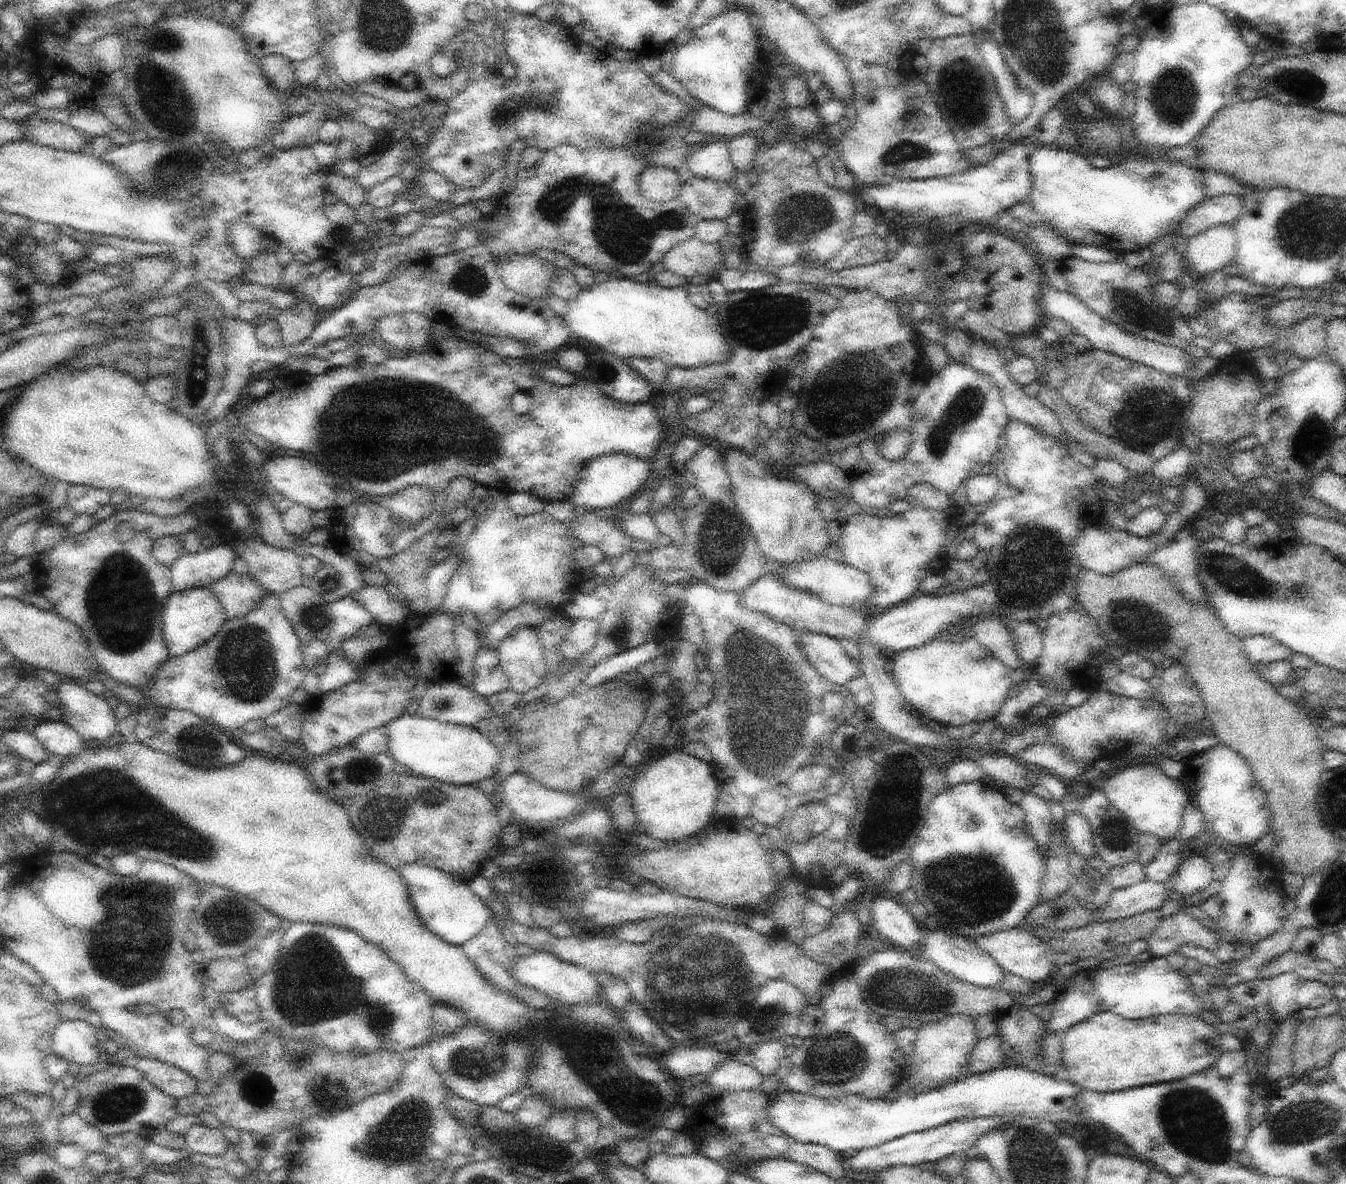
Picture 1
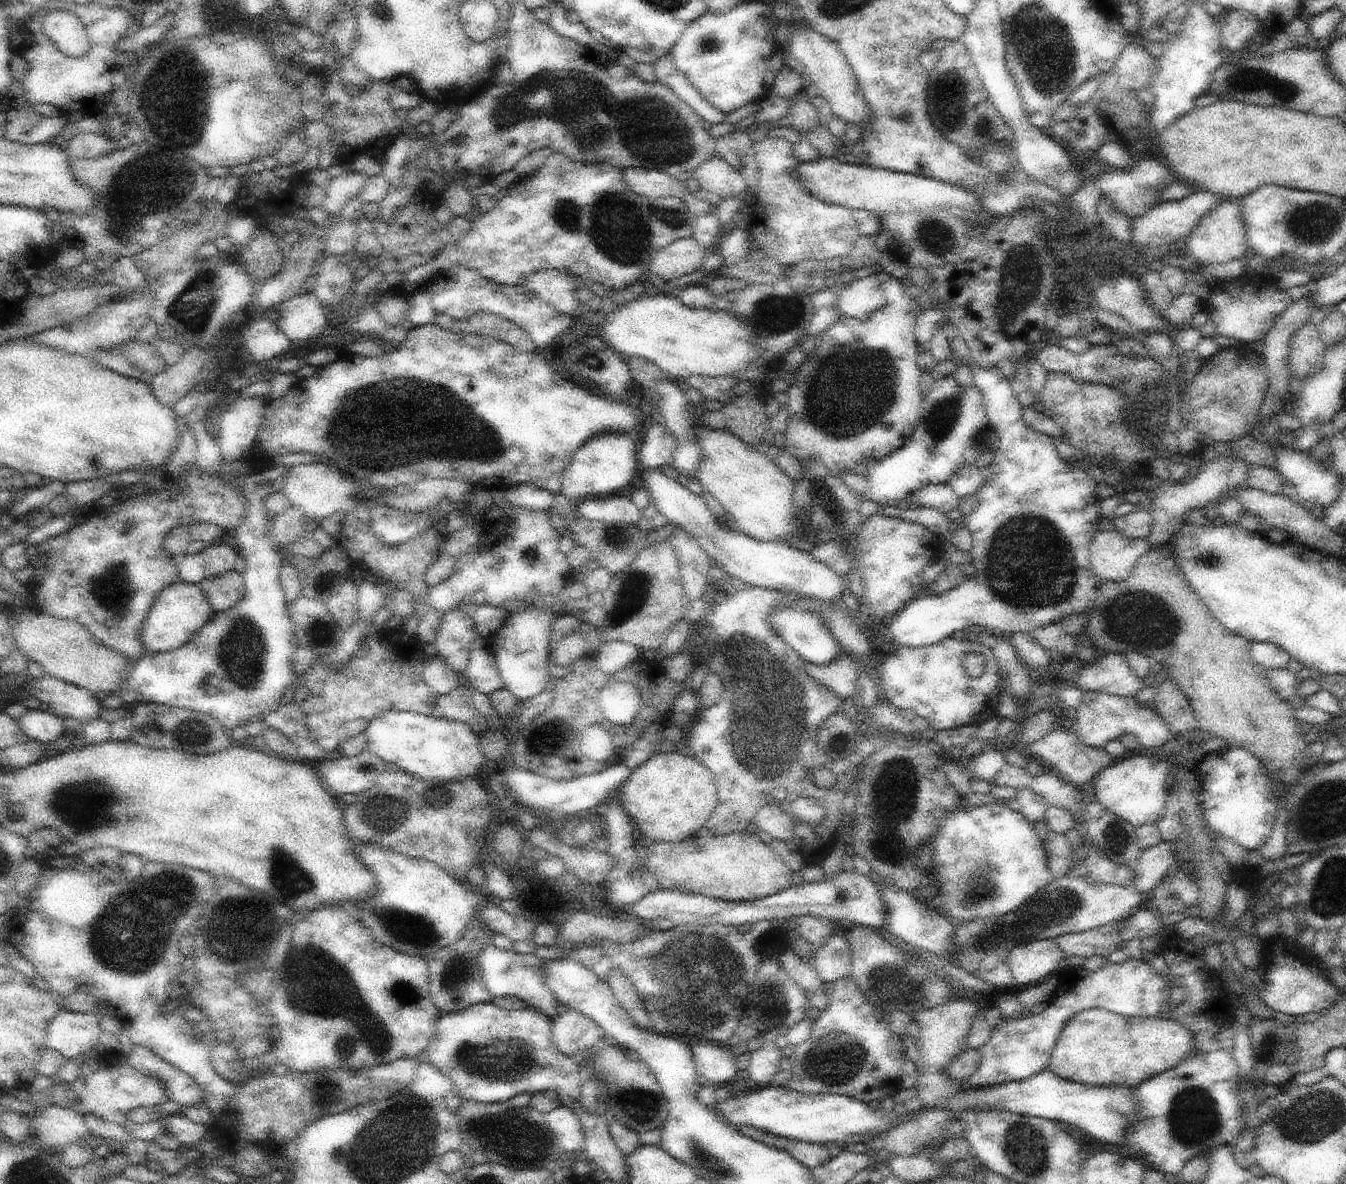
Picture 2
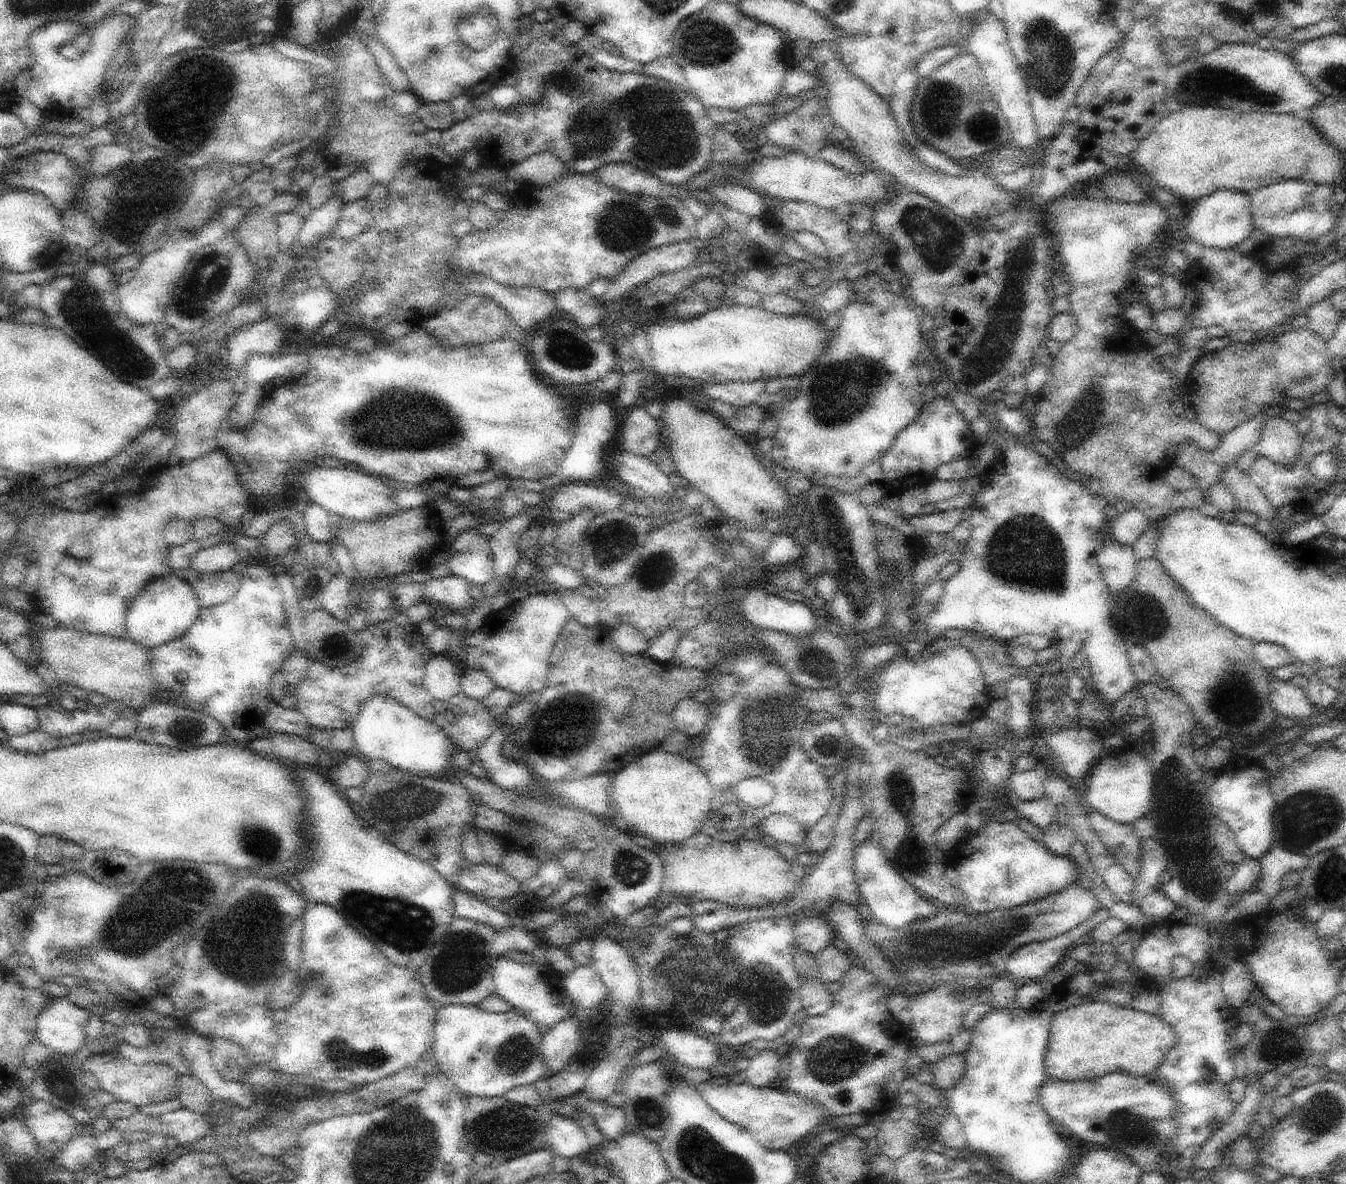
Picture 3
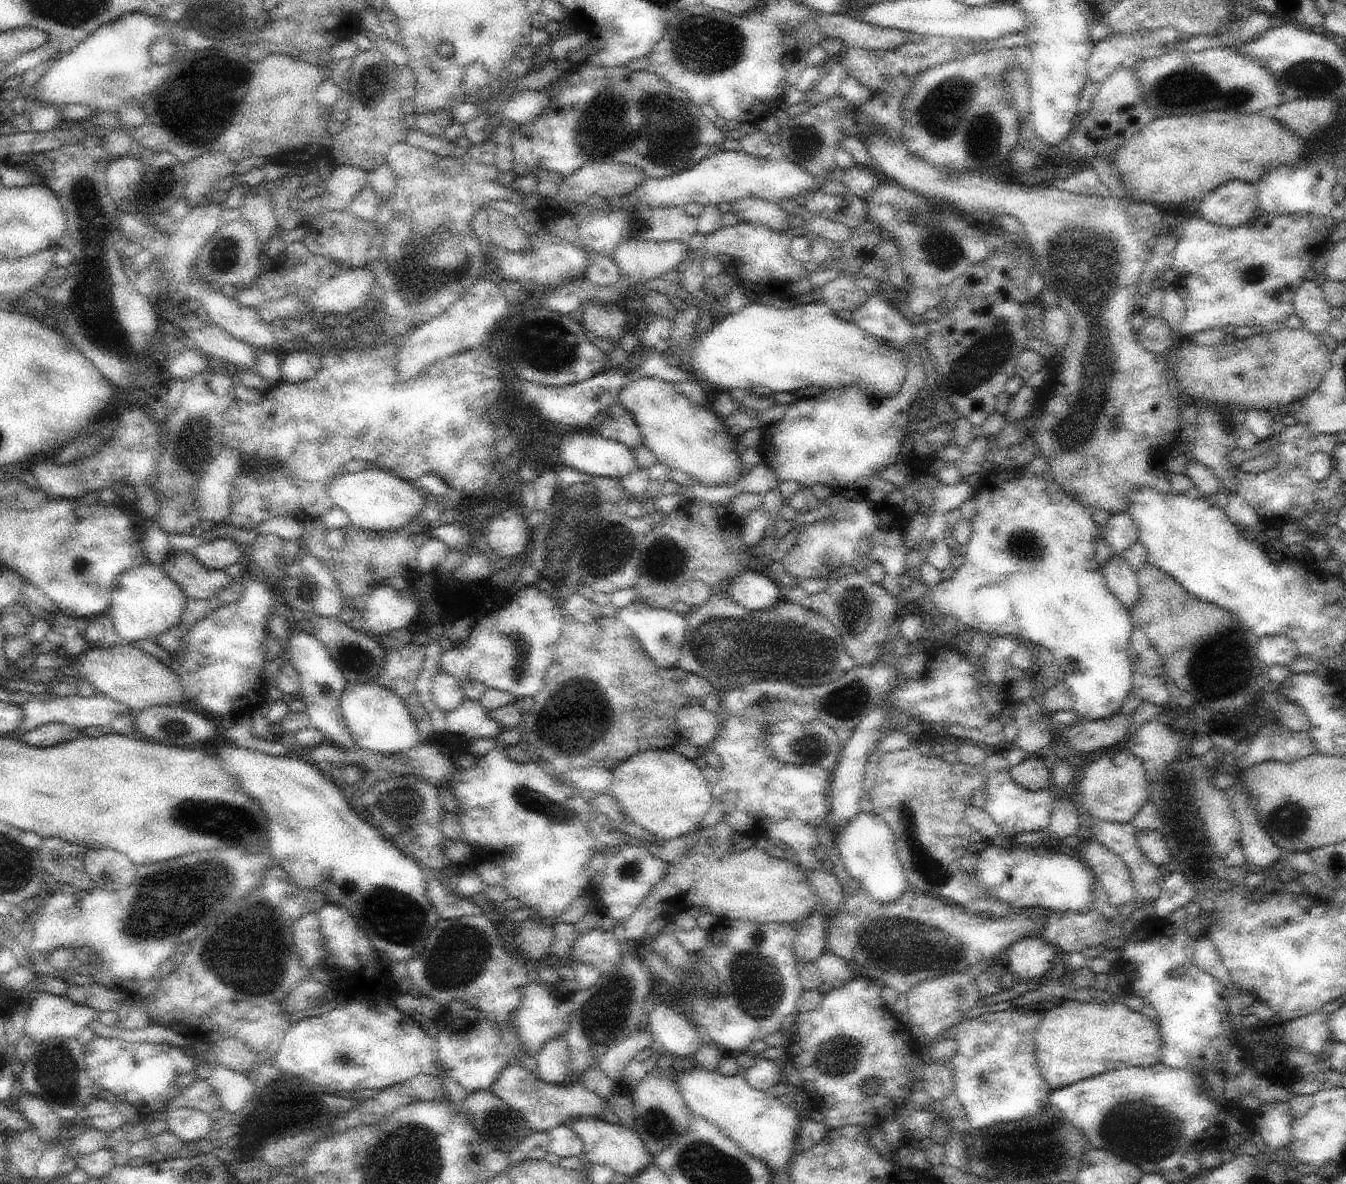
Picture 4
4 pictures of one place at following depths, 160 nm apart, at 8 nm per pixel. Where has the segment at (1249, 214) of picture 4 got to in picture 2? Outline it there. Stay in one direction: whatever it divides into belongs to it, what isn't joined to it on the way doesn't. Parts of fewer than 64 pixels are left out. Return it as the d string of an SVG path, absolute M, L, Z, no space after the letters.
M1224 199L1222 200L1222 206L1208 212L1198 222L1194 232L1186 239L1186 251L1195 258L1197 266L1201 264L1230 263L1244 257L1244 254L1249 251L1248 236L1241 211L1242 206L1239 200Z

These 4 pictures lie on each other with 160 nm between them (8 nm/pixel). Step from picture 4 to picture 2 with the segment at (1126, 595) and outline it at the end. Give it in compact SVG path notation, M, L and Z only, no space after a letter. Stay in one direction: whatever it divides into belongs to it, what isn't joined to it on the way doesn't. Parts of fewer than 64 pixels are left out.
M1103 525L1092 538L1090 564L1103 583L1126 580L1140 558L1152 549L1148 538L1128 538L1113 527Z

